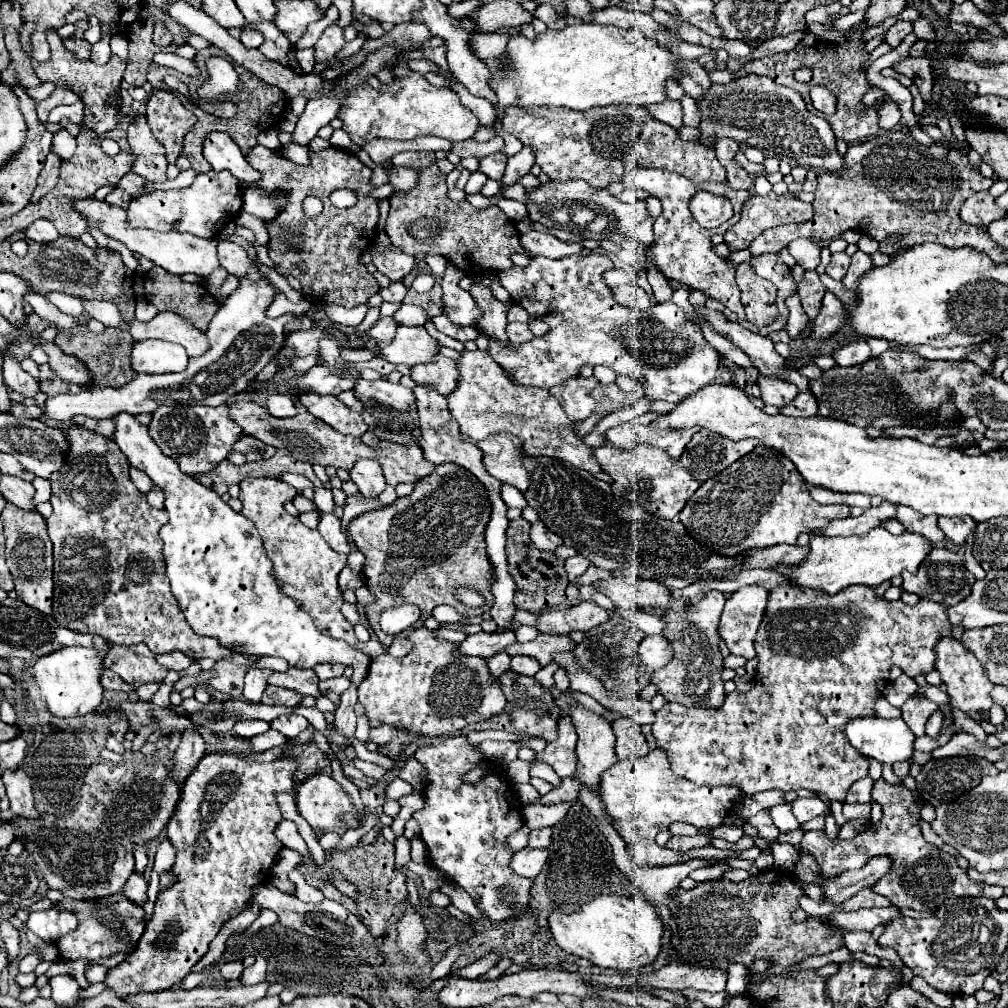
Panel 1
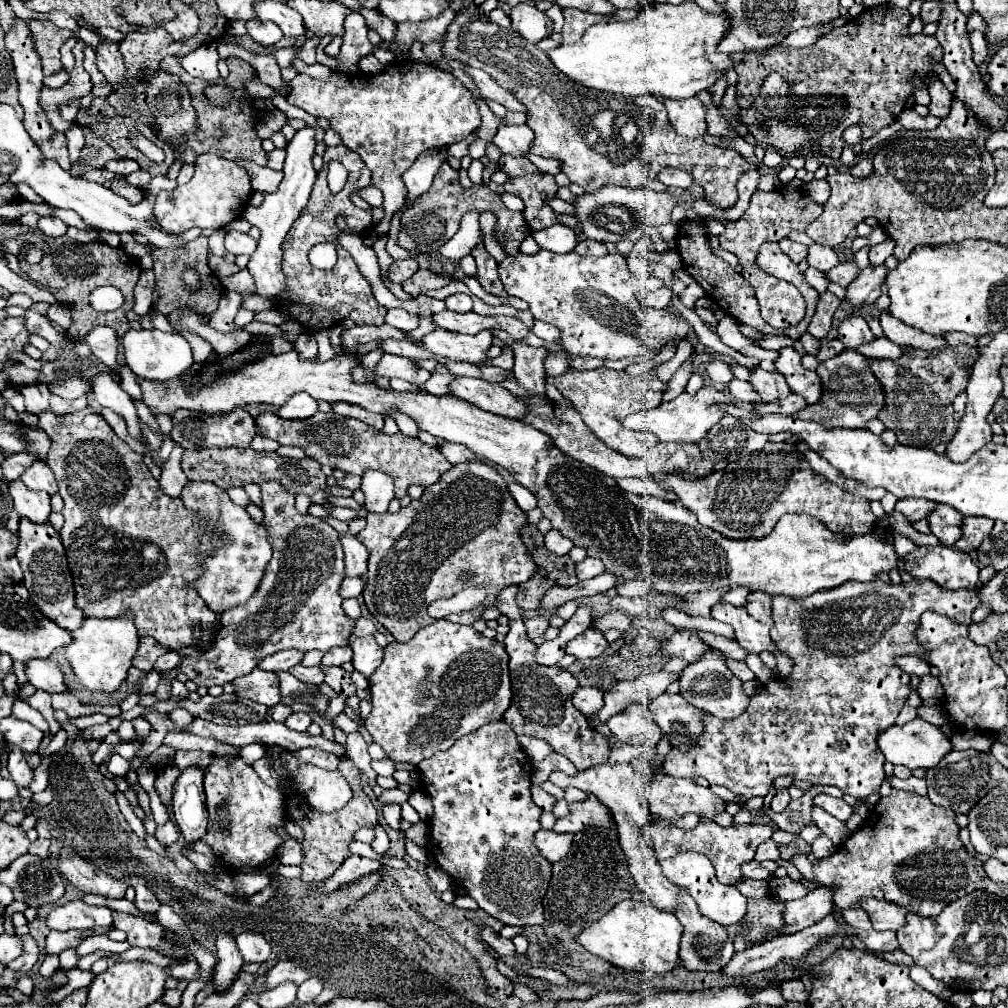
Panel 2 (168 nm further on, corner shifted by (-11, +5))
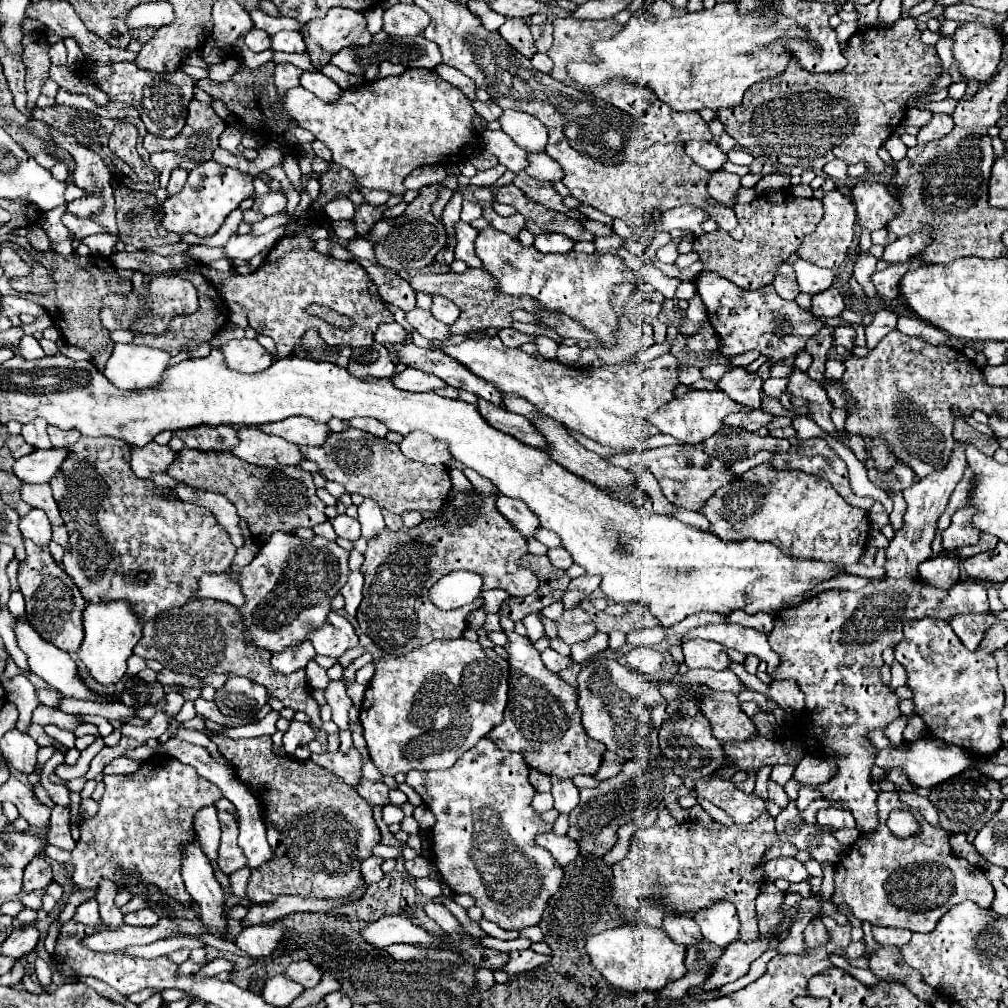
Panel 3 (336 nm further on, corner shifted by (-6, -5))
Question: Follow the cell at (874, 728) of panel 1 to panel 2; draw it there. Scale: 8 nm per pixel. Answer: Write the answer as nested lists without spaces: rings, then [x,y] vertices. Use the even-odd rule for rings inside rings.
[[[919,718],[903,724],[903,726],[891,726],[891,728],[887,728],[879,736],[879,748],[885,754],[887,762],[907,766],[909,770],[915,770],[915,768],[929,770],[931,766],[937,766],[945,754],[953,752],[951,738],[947,738],[941,728],[937,728],[937,726],[929,724],[929,722],[923,722]]]

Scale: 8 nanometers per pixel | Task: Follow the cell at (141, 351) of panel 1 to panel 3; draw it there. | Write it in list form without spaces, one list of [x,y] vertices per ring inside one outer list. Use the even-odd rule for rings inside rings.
[[[116,344],[104,368],[106,378],[122,390],[156,388],[162,384],[162,374],[168,368],[170,354],[150,346]]]

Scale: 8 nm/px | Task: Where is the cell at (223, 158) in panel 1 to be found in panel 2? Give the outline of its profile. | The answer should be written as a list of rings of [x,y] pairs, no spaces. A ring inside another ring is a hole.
[[[237,160],[239,166],[243,166],[251,178],[251,186],[253,190],[259,190],[259,192],[275,192],[275,188],[279,186],[279,182],[283,180],[283,174],[277,172],[277,170],[271,170],[267,166],[257,166],[249,160]]]

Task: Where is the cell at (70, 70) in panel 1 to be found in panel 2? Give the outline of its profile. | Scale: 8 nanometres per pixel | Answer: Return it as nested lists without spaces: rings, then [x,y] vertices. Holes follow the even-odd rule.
[[[29,20],[29,28],[31,28],[33,40],[35,40],[35,50],[41,56],[43,74],[51,76],[51,74],[59,72],[63,68],[61,60],[59,60],[59,48],[73,34],[69,30],[57,28],[49,20]]]

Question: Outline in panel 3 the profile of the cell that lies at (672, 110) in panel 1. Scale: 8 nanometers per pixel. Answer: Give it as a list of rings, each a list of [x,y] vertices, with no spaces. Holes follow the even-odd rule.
[[[690,140],[686,142],[686,154],[702,168],[708,168],[710,172],[716,172],[722,168],[726,154],[722,148],[708,140]]]

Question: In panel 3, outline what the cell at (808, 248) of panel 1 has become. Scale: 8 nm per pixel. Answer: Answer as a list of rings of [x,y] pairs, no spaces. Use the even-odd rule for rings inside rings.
[[[796,260],[794,262],[794,272],[796,272],[796,278],[798,278],[800,290],[808,292],[808,294],[824,292],[826,288],[830,288],[830,284],[834,280],[832,270],[820,268],[820,266],[816,266],[808,260]]]

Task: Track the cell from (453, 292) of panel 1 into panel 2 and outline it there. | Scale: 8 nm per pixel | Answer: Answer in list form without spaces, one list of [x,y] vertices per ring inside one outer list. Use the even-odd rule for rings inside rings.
[[[453,294],[453,296],[445,298],[445,304],[447,304],[447,310],[453,310],[453,312],[469,312],[471,310],[471,296]]]

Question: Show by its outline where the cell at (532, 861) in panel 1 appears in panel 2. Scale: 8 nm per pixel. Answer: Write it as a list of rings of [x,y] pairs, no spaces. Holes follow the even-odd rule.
[[[539,830],[535,834],[535,846],[551,862],[559,862],[559,858],[565,858],[571,842],[573,834],[555,834],[553,830]]]

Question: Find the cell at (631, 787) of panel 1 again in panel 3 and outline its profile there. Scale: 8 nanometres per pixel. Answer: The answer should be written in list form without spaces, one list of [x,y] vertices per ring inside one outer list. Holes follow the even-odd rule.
[[[718,900],[710,908],[696,910],[694,922],[700,926],[702,936],[720,948],[738,940],[740,920],[736,908],[728,900]]]

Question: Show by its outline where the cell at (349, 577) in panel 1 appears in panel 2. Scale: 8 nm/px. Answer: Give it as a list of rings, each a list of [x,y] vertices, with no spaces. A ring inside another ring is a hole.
[[[345,578],[339,590],[341,598],[351,598],[351,596],[357,598],[363,592],[363,584],[365,584],[363,578]]]

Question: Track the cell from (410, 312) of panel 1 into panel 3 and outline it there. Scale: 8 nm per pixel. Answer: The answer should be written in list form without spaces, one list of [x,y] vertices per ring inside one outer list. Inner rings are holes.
[[[390,322],[390,324],[380,324],[378,332],[374,334],[374,340],[380,344],[388,344],[388,342],[404,342],[406,340],[406,330],[398,324],[398,322]]]

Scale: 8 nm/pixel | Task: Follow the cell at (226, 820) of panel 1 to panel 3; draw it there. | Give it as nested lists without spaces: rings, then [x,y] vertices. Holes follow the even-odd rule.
[[[218,812],[222,824],[222,840],[218,848],[218,864],[220,868],[230,874],[246,866],[246,856],[238,846],[238,824],[230,812]]]

